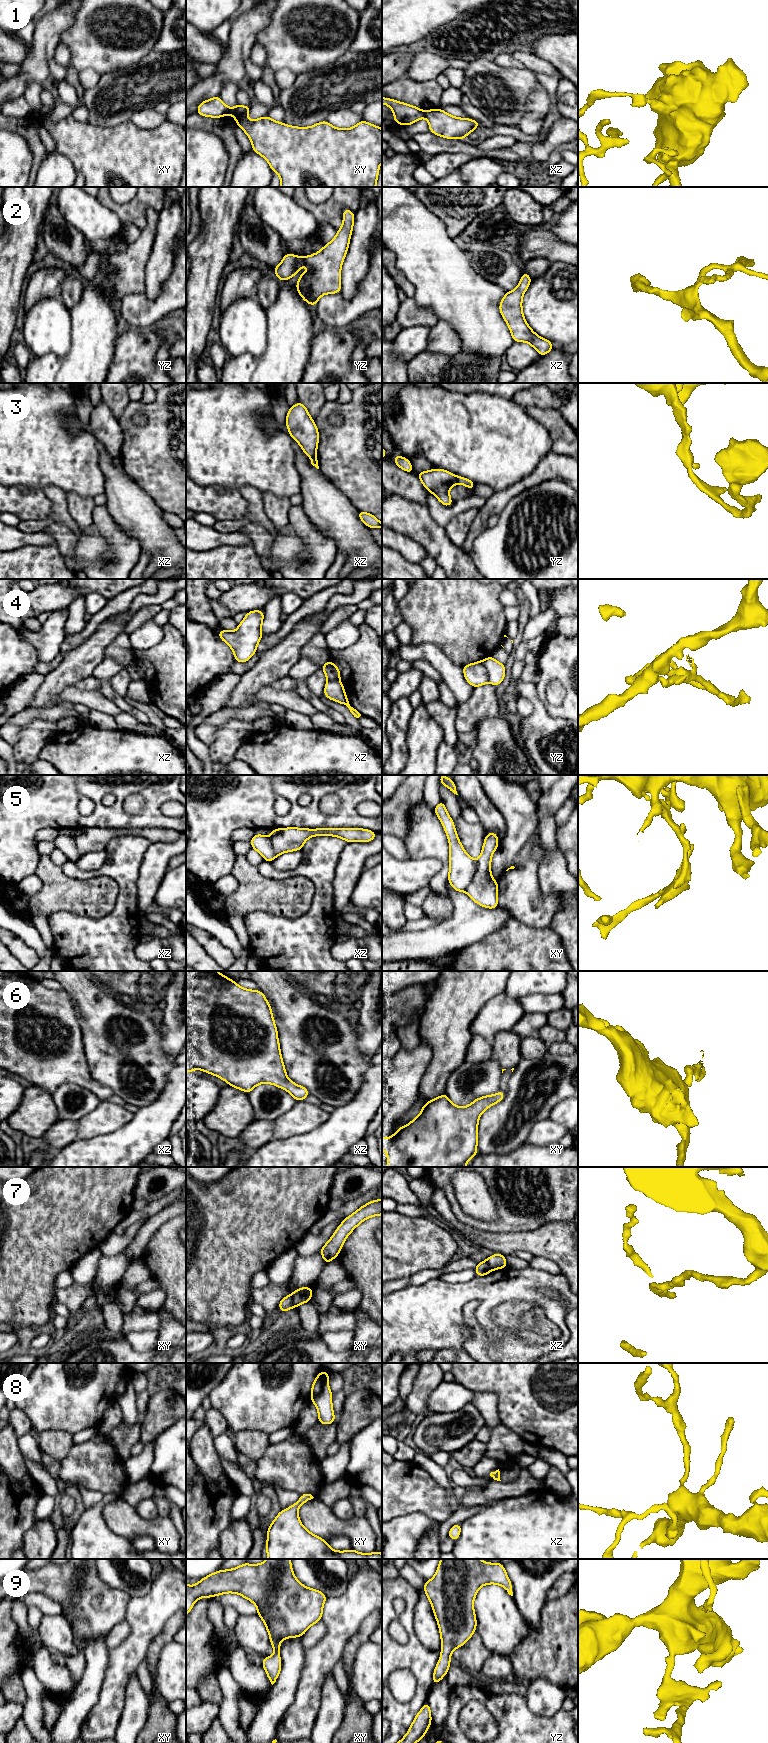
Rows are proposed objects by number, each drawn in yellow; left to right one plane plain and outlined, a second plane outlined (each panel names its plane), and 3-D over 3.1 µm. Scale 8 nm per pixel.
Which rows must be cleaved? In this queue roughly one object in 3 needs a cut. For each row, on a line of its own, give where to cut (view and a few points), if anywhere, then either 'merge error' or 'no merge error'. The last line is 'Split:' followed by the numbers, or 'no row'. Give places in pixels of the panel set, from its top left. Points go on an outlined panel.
1: cut xz (424, 111), (425, 116); merge error
2: cut none; no merge error
3: cut yz (456, 477), (457, 482); merge error
4: cut yz (481, 661), (489, 680); merge error
5: cut xy (477, 861), (476, 872), (465, 890); merge error
6: cut none; no merge error
7: cut xy (291, 1294), (291, 1300), (295, 1306); merge error
8: cut none; no merge error
9: cut none; no merge error
Split: 1, 3, 4, 5, 7

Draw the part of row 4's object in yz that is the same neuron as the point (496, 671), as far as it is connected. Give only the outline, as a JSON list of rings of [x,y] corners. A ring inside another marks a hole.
[[[492,656],[486,657],[483,664],[489,676],[489,682],[497,687],[505,678],[505,665],[495,660]]]

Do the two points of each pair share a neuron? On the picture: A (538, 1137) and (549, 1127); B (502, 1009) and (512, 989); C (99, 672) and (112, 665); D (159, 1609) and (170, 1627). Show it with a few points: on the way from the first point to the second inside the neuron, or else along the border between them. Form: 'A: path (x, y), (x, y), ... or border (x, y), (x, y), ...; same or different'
A: path (539, 1134), (546, 1130); same
B: border (503, 992), (517, 999); different
C: path (102, 672), (109, 667); same
D: border (175, 1613), (166, 1622), (153, 1641); different

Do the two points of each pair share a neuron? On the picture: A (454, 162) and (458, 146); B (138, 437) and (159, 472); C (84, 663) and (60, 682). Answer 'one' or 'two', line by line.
A: two
B: one
C: one

